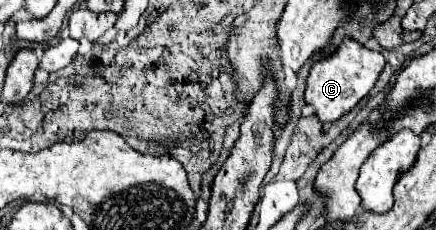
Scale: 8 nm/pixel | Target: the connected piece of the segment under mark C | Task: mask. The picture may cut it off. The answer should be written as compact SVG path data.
M346 39L342 47L336 49L336 55L316 61L310 69L310 75L306 79L306 91L304 101L314 107L320 121L330 123L348 113L362 97L368 95L368 91L374 87L378 75L382 73L386 61L382 53L368 51L354 39Z

